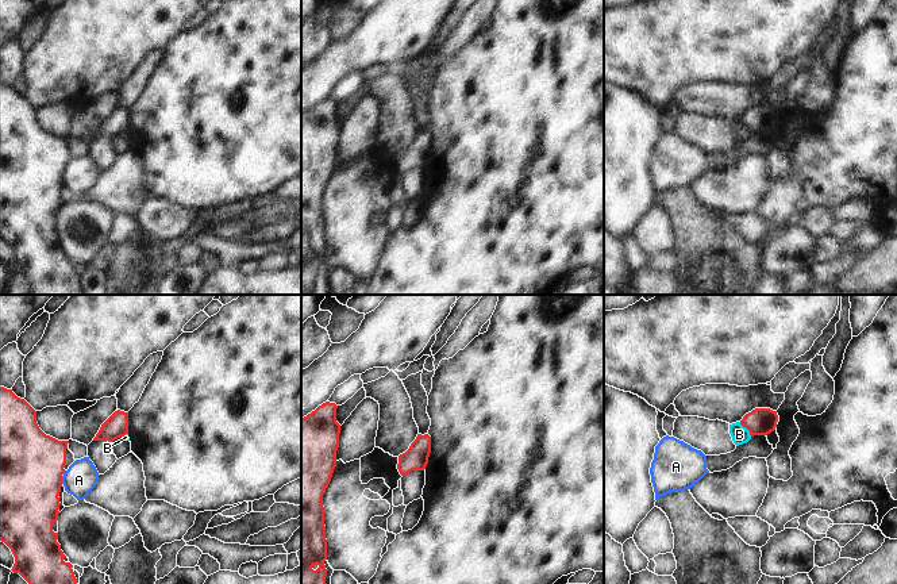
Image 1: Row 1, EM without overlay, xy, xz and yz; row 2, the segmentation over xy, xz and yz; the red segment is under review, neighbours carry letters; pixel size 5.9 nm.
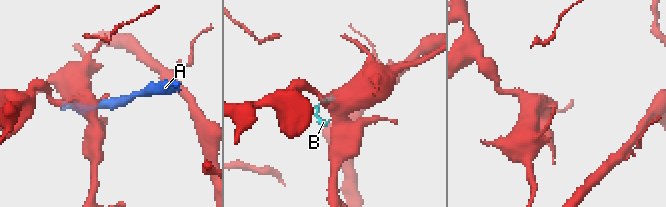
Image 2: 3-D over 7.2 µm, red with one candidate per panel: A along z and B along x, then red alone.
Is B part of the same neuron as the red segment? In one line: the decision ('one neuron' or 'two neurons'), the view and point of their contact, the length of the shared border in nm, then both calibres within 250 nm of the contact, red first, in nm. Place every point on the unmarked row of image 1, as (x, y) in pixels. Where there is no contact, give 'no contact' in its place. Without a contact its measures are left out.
two neurons; contact yz (746, 125); length 120 nm; calibres 160 and 100 nm

